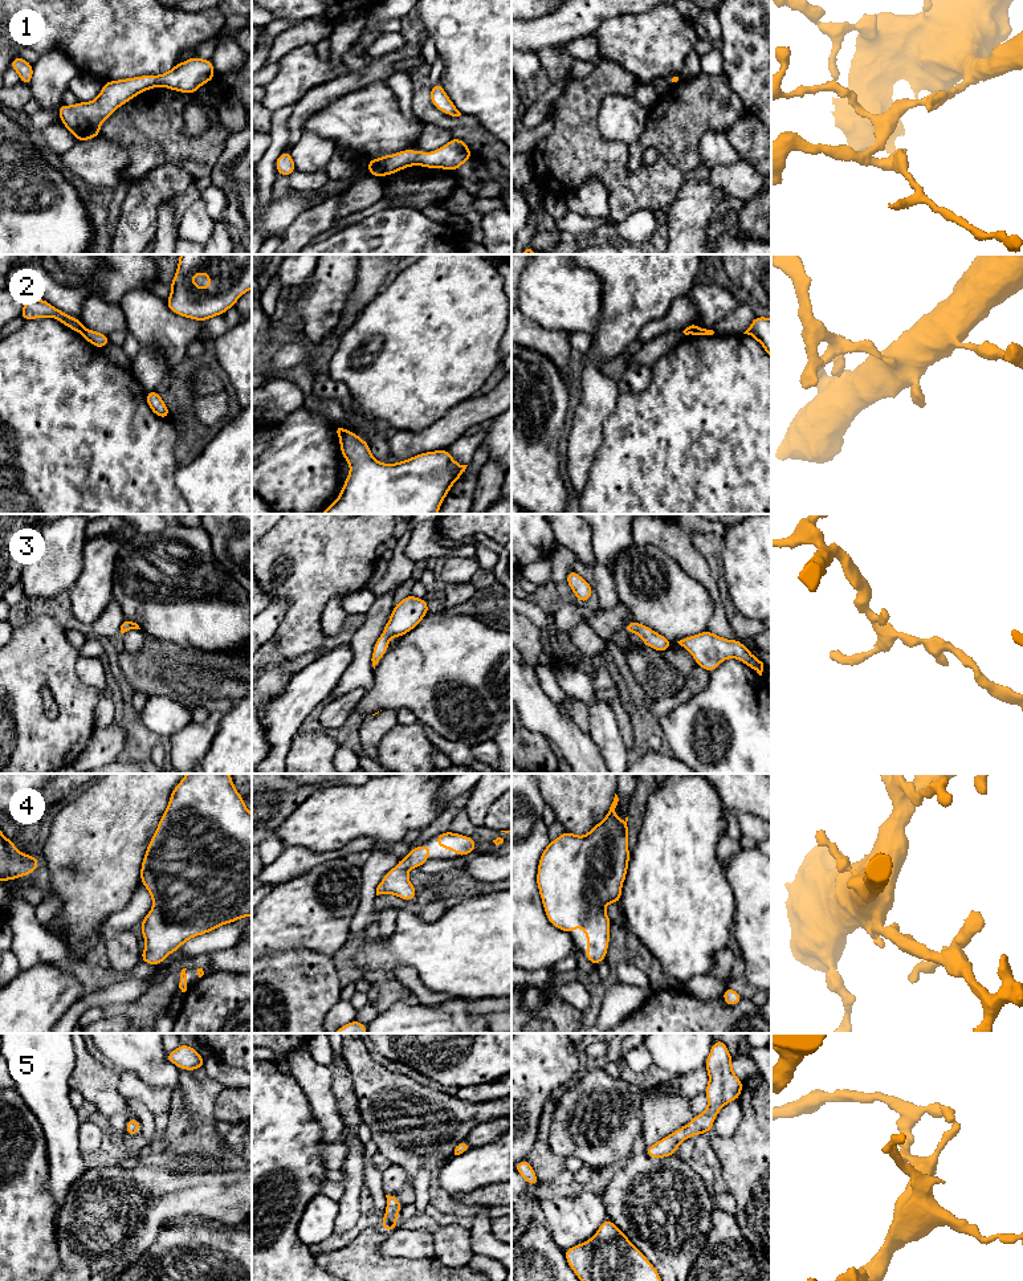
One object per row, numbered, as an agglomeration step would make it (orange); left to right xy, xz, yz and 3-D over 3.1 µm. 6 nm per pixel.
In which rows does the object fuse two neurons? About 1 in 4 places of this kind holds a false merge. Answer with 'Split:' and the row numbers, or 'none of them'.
Split: 2

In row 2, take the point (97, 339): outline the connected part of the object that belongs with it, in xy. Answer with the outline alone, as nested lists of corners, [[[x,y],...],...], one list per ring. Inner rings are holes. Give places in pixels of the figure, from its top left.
[[[82,329],[82,331],[80,333],[89,343],[91,343],[93,346],[98,347],[98,348],[103,348],[105,346],[107,346],[109,342],[109,335],[106,334],[101,334],[101,333],[95,333],[93,330],[89,329]]]

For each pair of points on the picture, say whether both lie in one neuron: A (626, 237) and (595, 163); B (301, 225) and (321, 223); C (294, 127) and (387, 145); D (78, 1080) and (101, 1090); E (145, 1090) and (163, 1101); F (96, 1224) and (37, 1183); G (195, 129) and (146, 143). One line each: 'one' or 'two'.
A: two
B: one
C: two
D: one
E: one
F: two
G: two

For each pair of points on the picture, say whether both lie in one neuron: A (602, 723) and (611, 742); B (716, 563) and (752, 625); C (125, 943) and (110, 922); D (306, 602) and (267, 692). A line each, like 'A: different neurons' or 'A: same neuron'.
A: same neuron
B: same neuron
C: different neurons
D: different neurons

